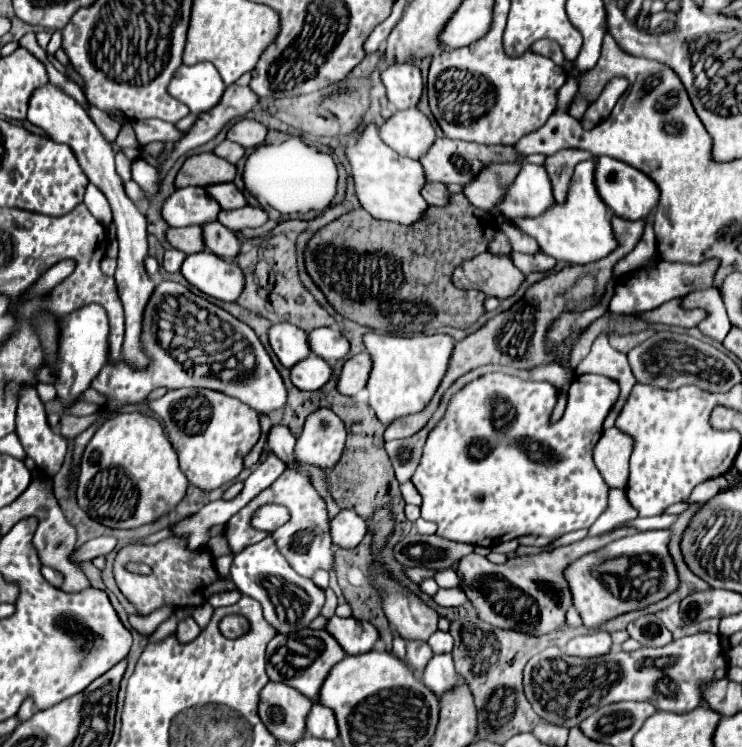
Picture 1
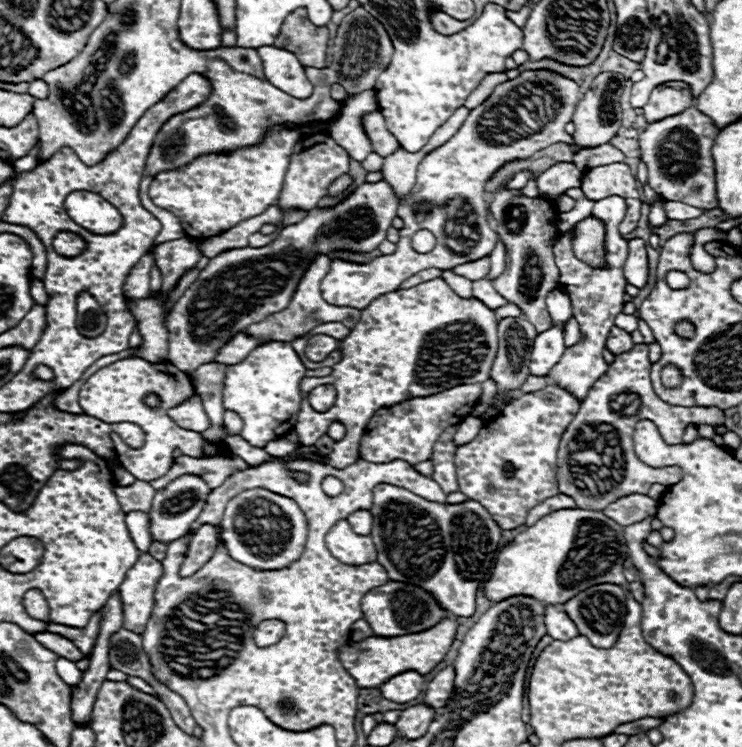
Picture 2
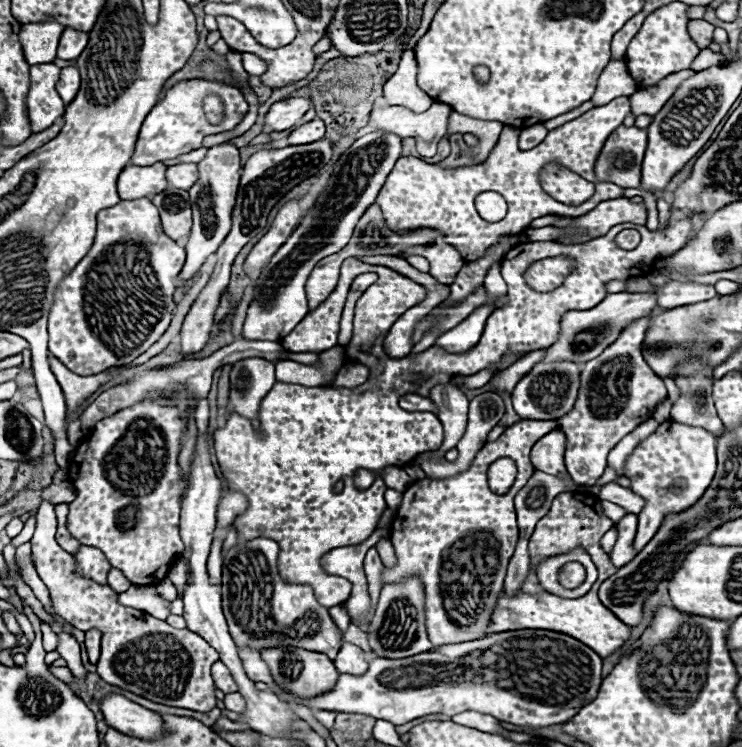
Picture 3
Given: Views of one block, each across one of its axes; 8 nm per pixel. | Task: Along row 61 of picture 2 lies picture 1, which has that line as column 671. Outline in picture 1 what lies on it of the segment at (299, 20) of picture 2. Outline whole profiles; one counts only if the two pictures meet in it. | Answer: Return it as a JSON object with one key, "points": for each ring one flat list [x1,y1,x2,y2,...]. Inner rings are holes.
{"points":[[674,298,674,300,664,302,658,308,648,310,648,312,637,313,634,316,644,322,652,322,652,324,694,328,708,316,708,312,702,310,702,308,686,310,686,308,682,308,682,298]]}

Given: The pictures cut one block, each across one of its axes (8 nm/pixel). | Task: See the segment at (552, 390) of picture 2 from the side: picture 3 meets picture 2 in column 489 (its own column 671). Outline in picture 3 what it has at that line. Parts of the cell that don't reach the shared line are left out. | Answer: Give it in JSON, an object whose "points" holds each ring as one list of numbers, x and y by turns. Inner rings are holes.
{"points":[[664,422,650,438,640,442,624,470,632,480,630,488,646,500,644,510,638,514,638,532,632,544,636,550,642,550,660,528,666,514,686,510,710,486,716,472,716,438,702,428]]}

